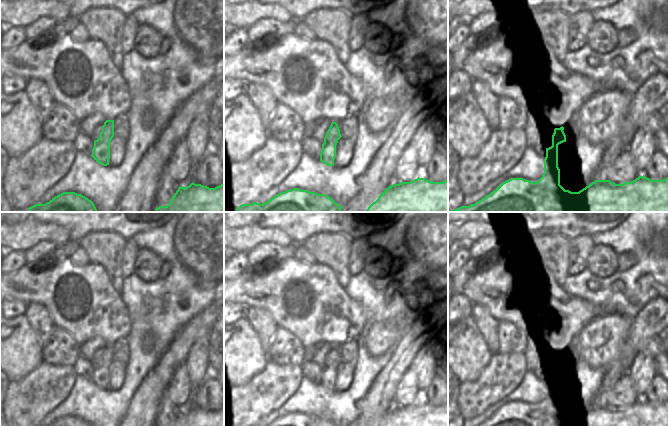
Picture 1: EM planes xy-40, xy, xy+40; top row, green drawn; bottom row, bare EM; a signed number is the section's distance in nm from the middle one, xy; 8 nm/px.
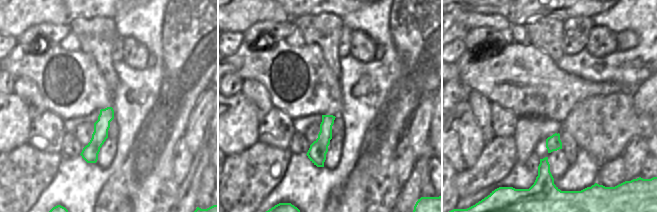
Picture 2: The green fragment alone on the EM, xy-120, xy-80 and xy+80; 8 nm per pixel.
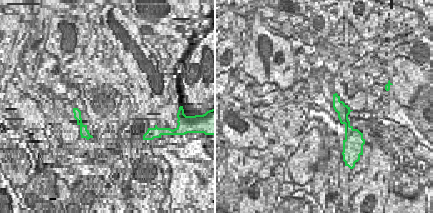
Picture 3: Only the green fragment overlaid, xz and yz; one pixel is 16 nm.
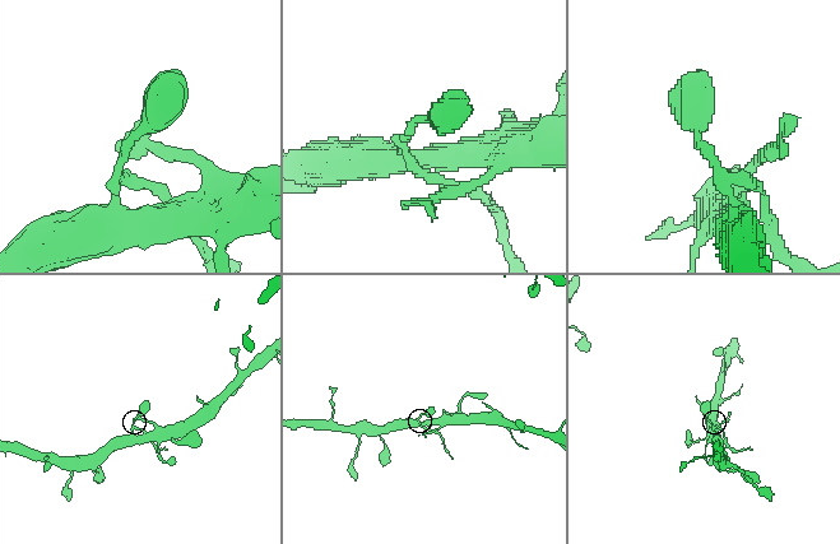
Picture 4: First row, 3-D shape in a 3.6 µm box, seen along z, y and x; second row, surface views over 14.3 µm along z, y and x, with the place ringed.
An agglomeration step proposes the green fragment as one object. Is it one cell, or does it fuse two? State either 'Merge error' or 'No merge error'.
Merge error

